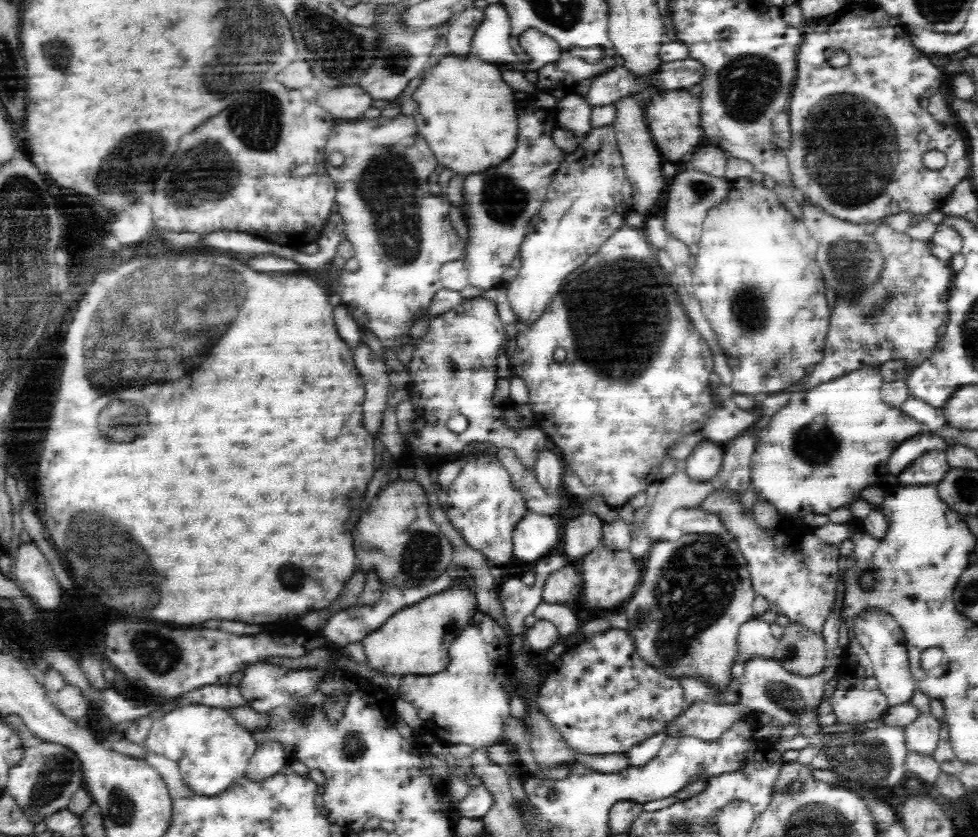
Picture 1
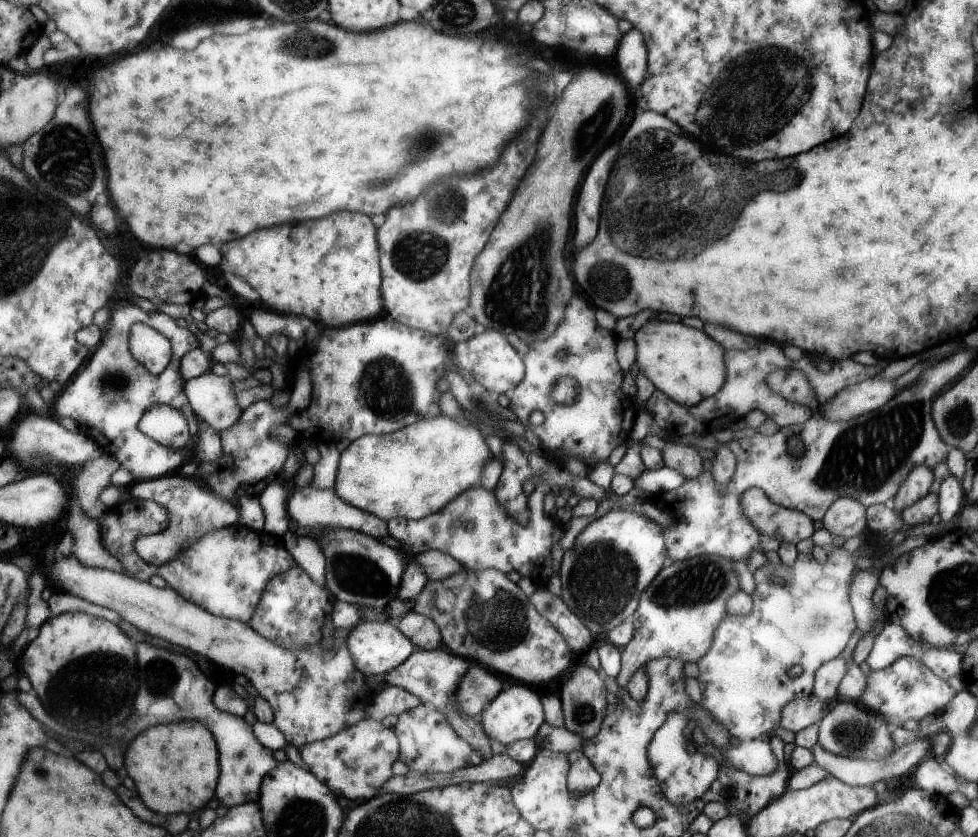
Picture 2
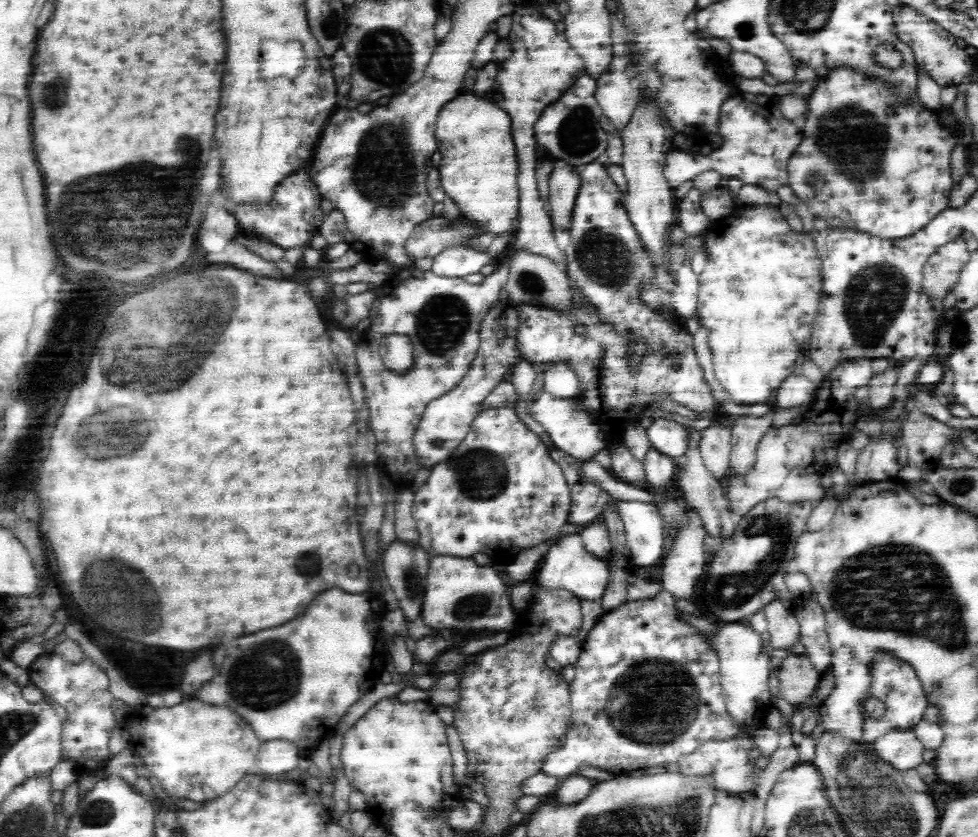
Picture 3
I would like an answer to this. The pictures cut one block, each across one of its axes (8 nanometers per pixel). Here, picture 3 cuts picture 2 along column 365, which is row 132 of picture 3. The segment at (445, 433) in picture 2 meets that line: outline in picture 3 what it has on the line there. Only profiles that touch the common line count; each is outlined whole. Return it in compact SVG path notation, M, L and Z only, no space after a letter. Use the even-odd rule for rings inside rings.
M463 88L456 100L444 104L436 120L437 150L442 156L440 178L446 194L460 206L461 215L486 234L500 234L516 227L519 216L518 160L512 124L502 108Z

